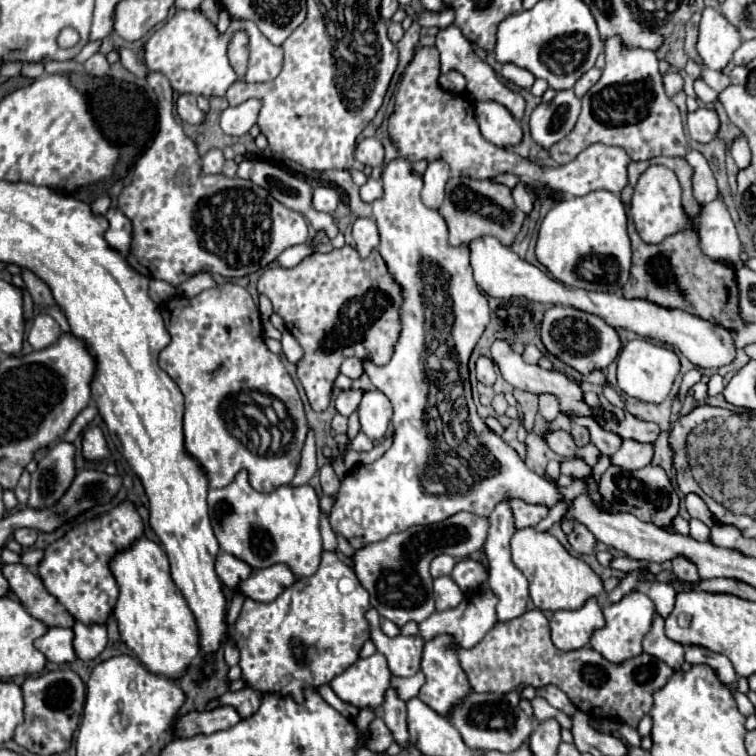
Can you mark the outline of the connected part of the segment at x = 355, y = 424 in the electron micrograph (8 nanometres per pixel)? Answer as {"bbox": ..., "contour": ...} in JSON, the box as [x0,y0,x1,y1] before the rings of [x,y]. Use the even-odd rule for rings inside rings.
{"bbox":[339,413,361,459],"contour":[[[353,413],[351,417],[349,417],[349,431],[347,431],[347,437],[349,437],[349,443],[347,443],[347,447],[345,447],[345,451],[339,455],[341,459],[343,459],[343,455],[351,449],[351,439],[357,435],[361,431],[361,425],[359,425],[359,419],[357,419],[357,413]]]}

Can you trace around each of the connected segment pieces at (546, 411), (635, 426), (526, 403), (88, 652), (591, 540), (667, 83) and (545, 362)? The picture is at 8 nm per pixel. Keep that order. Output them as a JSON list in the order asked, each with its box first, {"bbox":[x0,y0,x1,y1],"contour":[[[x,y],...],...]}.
[{"bbox":[538,394,559,423],"contour":[[[549,394],[539,396],[538,412],[543,421],[551,423],[557,415],[559,415],[559,401],[555,401],[555,397]]]},{"bbox":[599,413,659,443],"contour":[[[629,413],[619,425],[603,425],[603,421],[599,421],[599,425],[603,429],[607,429],[607,431],[613,429],[623,439],[635,439],[639,443],[655,443],[655,439],[659,437],[659,427],[655,423],[637,419],[637,417],[629,415]]]},{"bbox":[515,389,537,431],"contour":[[[515,389],[515,397],[519,401],[519,407],[525,413],[525,427],[527,427],[527,431],[531,431],[535,415],[537,415],[537,397],[531,395],[531,393],[523,393],[519,389]]]},{"bbox":[73,621,107,661],"contour":[[[77,621],[73,631],[75,631],[75,639],[73,639],[75,653],[83,661],[95,659],[107,645],[105,625],[83,625]]]},{"bbox":[567,523,595,555],"contour":[[[575,523],[573,531],[567,535],[571,547],[577,551],[577,553],[583,553],[583,555],[591,555],[595,551],[595,535],[583,525],[583,523]]]},{"bbox":[663,73,683,97],"contour":[[[667,73],[663,75],[663,87],[667,97],[675,97],[683,89],[683,79],[679,73]]]},{"bbox":[521,345,553,369],"contour":[[[525,345],[525,351],[521,353],[521,357],[527,361],[527,363],[533,363],[533,365],[539,365],[543,369],[553,369],[551,361],[547,357],[541,355],[541,351],[535,347],[535,345]]]}]

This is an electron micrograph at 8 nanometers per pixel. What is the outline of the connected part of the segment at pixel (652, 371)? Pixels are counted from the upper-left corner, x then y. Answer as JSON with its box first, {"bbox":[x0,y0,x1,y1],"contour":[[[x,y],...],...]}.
{"bbox":[617,339,679,403],"contour":[[[647,339],[629,341],[617,359],[617,383],[623,393],[635,397],[645,403],[663,403],[673,387],[673,381],[679,373],[679,357],[673,349],[665,349],[663,345],[651,343]]]}

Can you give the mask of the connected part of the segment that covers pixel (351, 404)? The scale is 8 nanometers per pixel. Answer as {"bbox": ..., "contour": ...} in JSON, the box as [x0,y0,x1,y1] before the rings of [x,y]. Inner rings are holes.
{"bbox":[335,389,363,417],"contour":[[[347,389],[347,391],[341,391],[335,405],[337,405],[337,411],[345,417],[349,417],[353,411],[357,411],[359,403],[361,403],[361,397],[363,397],[363,391],[361,389]]]}

